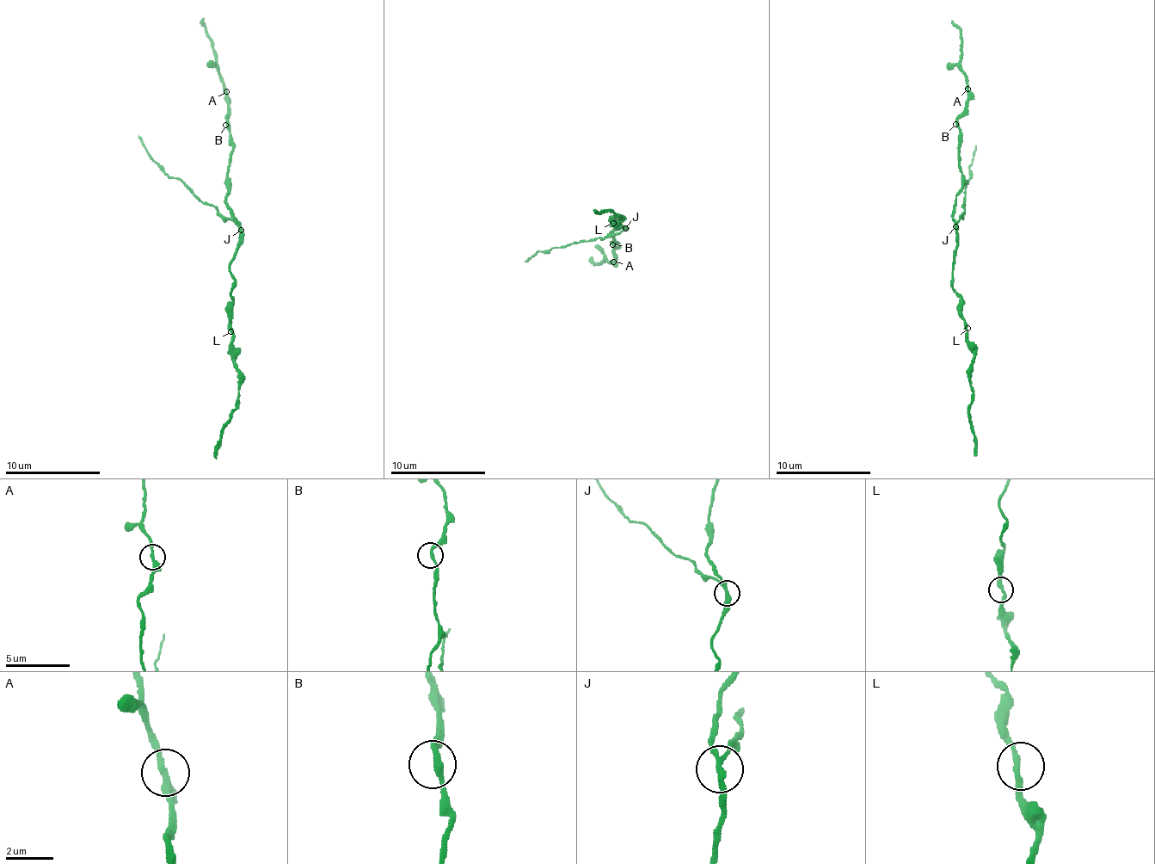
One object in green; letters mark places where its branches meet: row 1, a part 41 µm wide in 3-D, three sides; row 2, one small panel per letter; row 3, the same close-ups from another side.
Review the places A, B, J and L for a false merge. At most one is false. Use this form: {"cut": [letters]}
{"cut": ["J"]}

